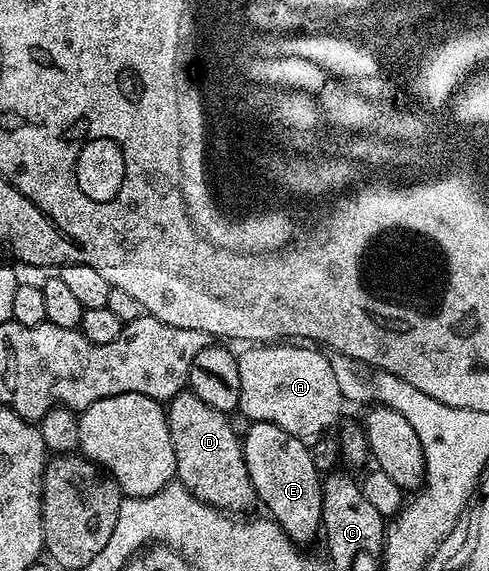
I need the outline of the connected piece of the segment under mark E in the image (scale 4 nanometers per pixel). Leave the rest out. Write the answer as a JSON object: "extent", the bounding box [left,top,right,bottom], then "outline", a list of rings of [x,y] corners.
{"extent":[242,423,322,541],"outline":[[[254,423],[247,424],[248,432],[243,432],[242,442],[244,445],[244,460],[246,461],[246,473],[250,473],[250,481],[256,490],[256,498],[262,504],[267,514],[276,524],[286,532],[292,539],[303,541],[303,539],[312,539],[321,534],[322,528],[322,471],[316,468],[316,463],[312,460],[312,455],[308,452],[309,444],[303,439],[294,437],[286,433],[273,423]]]}

